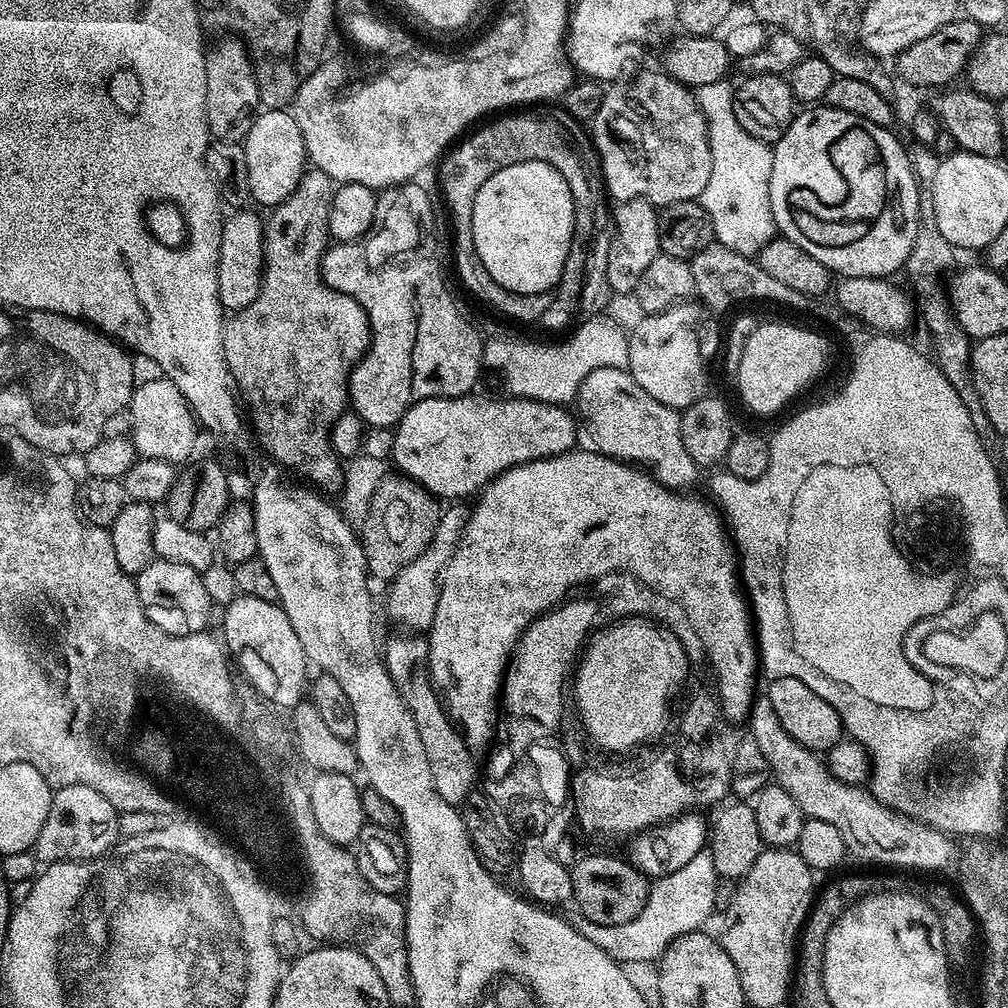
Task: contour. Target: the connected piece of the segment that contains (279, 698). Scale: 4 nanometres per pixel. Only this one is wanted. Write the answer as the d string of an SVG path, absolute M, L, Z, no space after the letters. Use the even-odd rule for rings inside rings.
M237 595L223 609L223 643L231 659L244 671L244 676L256 688L272 688L272 700L291 710L306 696L306 681L309 679L310 665L304 655L302 642L290 626L290 618L279 603L262 602L262 598ZM308 676L308 677L307 677ZM304 679L305 684L304 684Z

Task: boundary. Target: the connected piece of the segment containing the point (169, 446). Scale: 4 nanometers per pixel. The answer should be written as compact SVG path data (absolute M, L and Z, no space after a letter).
M165 378L158 382L135 385L132 390L130 411L132 414L130 439L143 459L165 460L177 466L193 459L192 451L196 448L198 421L192 415L188 399L182 394L182 390L178 390L178 386L174 386L172 379Z

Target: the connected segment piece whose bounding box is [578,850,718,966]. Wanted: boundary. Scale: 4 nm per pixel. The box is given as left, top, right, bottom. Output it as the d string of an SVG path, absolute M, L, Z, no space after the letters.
M701 851L686 862L674 874L659 877L649 887L646 906L630 922L622 922L622 926L598 926L594 922L581 919L578 927L594 946L606 950L610 958L619 960L621 965L640 964L647 965L647 960L659 961L660 956L682 934L703 929L708 915L713 915L717 892L718 877L714 870L714 862L707 851Z

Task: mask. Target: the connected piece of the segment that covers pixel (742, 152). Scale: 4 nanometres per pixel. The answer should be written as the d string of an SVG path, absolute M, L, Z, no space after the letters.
M727 79L697 87L694 95L700 103L708 127L710 142L710 182L698 198L706 214L710 214L712 235L719 243L743 256L755 257L777 235L770 206L770 174L772 148L754 134L742 130L742 122L734 115L734 88Z

